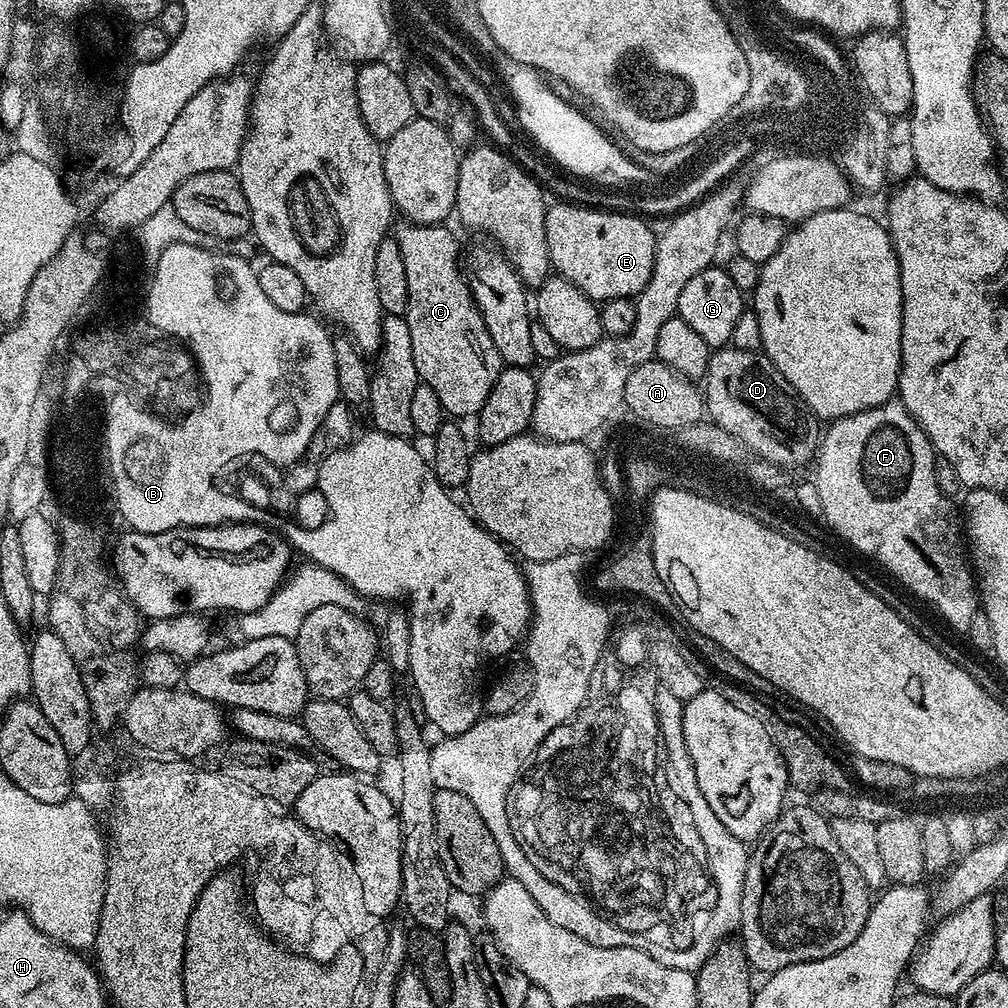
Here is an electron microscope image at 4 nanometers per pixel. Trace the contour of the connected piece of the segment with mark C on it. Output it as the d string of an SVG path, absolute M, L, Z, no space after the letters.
M404 222L401 225L400 229L399 227L395 229L394 238L406 262L406 290L408 291L406 319L410 326L414 366L418 370L422 383L430 386L434 394L438 394L438 402L442 402L445 413L449 417L475 417L482 410L486 398L490 398L490 390L502 371L502 361L490 338L485 313L478 310L472 292L468 288L468 281L462 271L462 248L460 252L459 246L456 245L455 234L444 224Z

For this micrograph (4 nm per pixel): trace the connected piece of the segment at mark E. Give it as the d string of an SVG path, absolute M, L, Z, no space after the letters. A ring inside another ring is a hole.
M556 202L556 205L553 203L549 207L546 214L546 246L551 267L594 301L635 298L644 291L646 282L650 282L656 257L657 233L652 233L648 229L649 221L639 215L624 210L599 210L596 206L581 206L573 202Z

